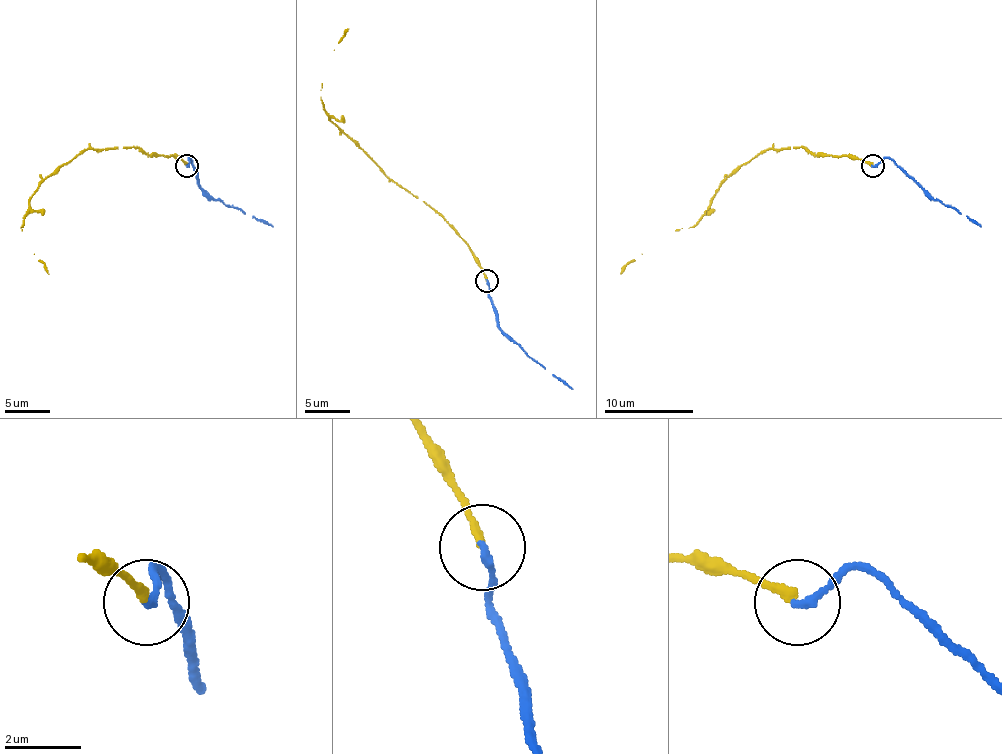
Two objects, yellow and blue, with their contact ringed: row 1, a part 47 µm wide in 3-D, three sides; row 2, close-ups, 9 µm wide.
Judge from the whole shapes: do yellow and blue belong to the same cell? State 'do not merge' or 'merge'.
merge

